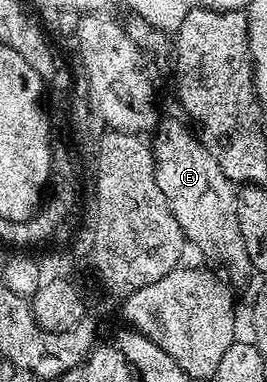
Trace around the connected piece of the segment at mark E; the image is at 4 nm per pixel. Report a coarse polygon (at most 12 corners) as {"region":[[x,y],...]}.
{"region":[[192,131],[151,136],[155,182],[186,241],[251,269],[234,181]]}

